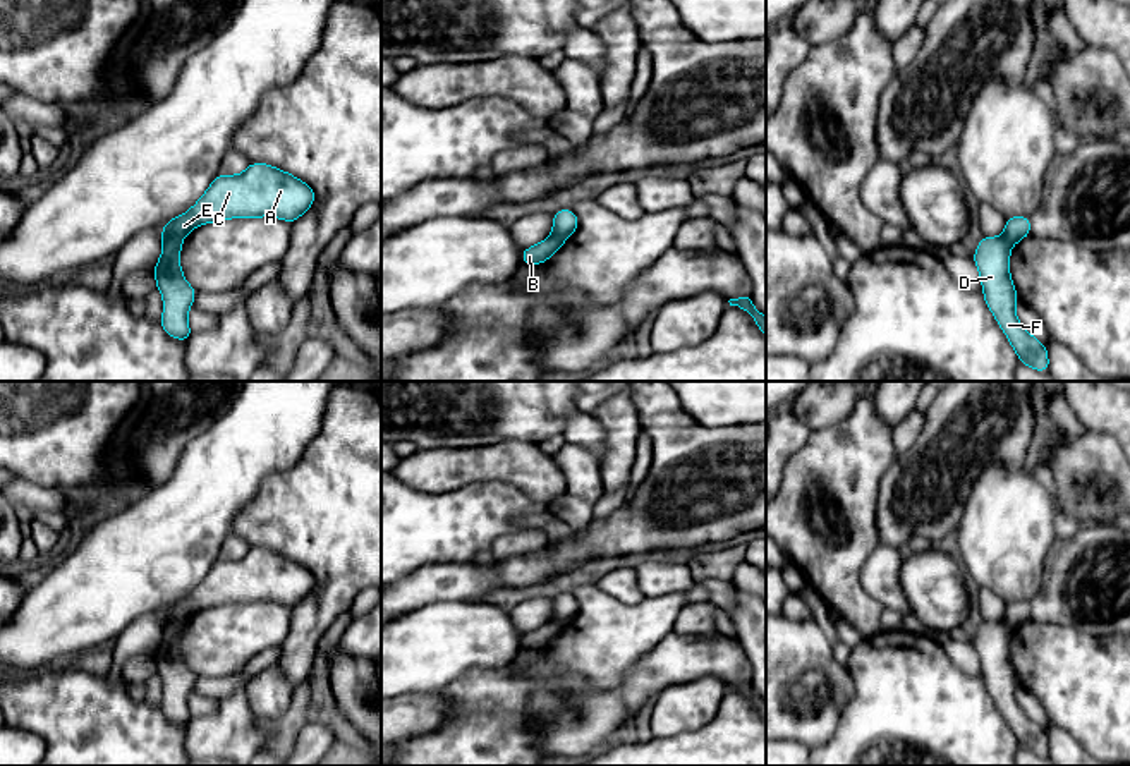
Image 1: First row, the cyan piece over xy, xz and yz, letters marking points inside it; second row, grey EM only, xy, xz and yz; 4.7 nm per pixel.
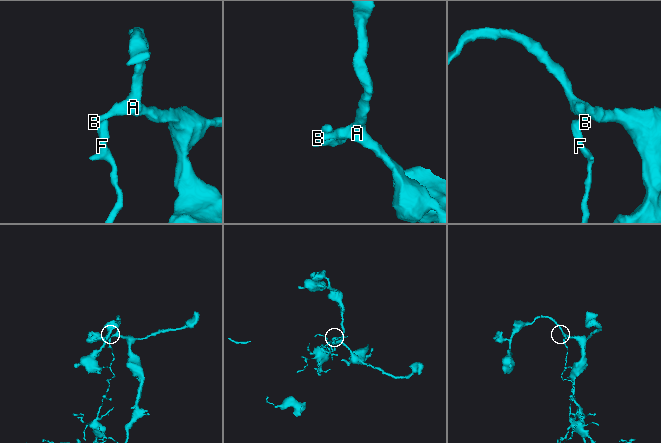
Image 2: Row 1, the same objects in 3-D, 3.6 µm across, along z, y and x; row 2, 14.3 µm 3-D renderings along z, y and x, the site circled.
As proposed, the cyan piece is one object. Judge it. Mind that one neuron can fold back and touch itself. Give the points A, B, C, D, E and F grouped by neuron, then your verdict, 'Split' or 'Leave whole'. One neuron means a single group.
Groups: A B C E / D F. Split

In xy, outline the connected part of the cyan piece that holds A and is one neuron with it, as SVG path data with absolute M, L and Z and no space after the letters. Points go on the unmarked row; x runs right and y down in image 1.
M251 548L240 560L216 560L189 596L161 613L161 625L182 625L199 610L228 603L271 601L294 608L314 582L301 563L271 550Z

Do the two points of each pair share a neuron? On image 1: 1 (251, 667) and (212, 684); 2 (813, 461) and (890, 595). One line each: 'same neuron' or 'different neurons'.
1: same neuron
2: different neurons

